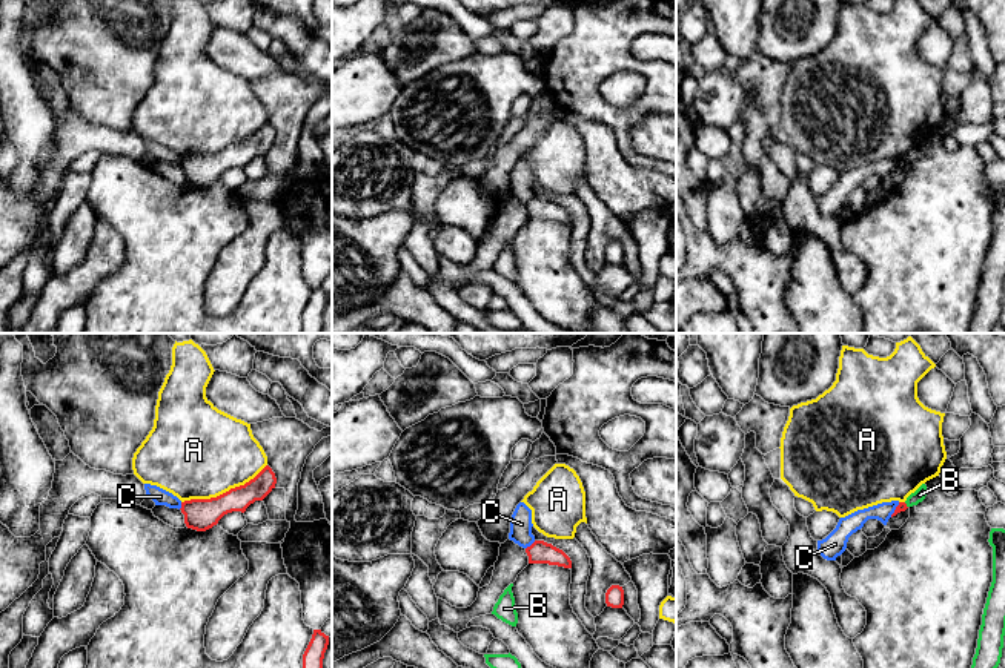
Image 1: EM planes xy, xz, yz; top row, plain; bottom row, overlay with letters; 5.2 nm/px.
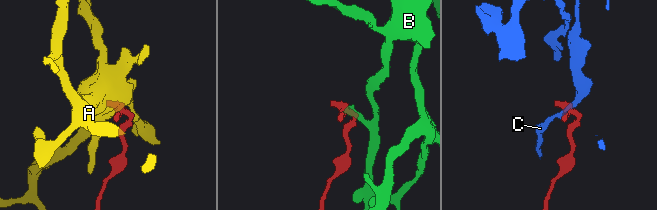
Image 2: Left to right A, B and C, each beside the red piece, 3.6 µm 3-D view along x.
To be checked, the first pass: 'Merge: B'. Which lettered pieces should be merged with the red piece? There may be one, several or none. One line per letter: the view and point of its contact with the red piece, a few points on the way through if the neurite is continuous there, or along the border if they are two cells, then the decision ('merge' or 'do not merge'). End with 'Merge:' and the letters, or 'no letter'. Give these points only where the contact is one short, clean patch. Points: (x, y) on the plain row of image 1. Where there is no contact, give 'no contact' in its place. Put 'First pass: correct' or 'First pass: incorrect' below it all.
A: xy (223, 149) | do not merge
B: yz (905, 162) | along yz (904, 158), (907, 163) | do not merge
C: xz (532, 200) | along xz (535, 197), (526, 205) | do not merge
Merge: no letter
First pass: incorrect

